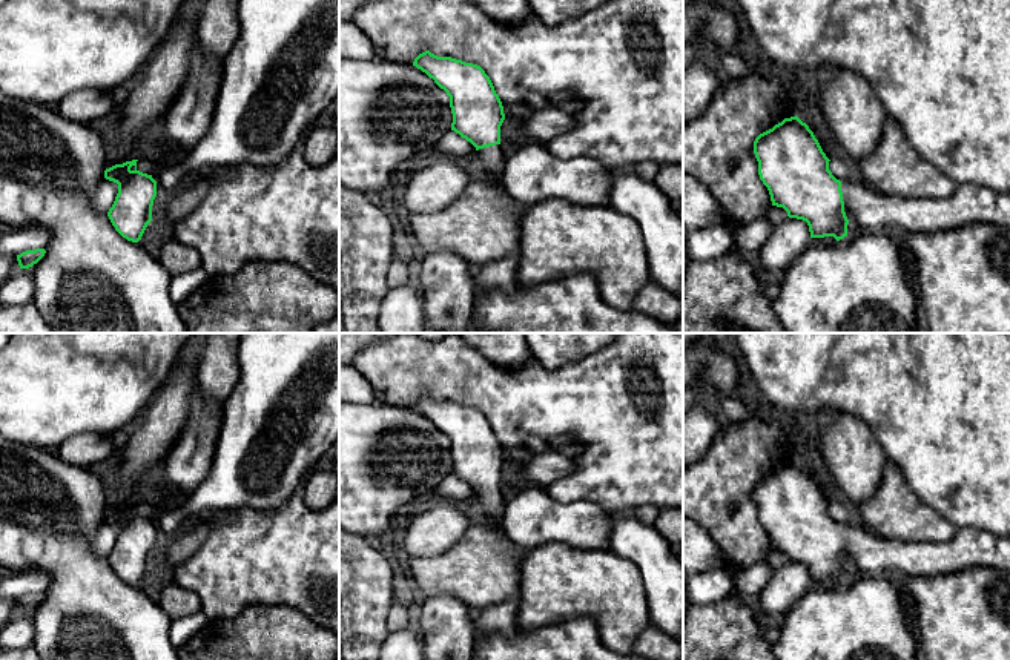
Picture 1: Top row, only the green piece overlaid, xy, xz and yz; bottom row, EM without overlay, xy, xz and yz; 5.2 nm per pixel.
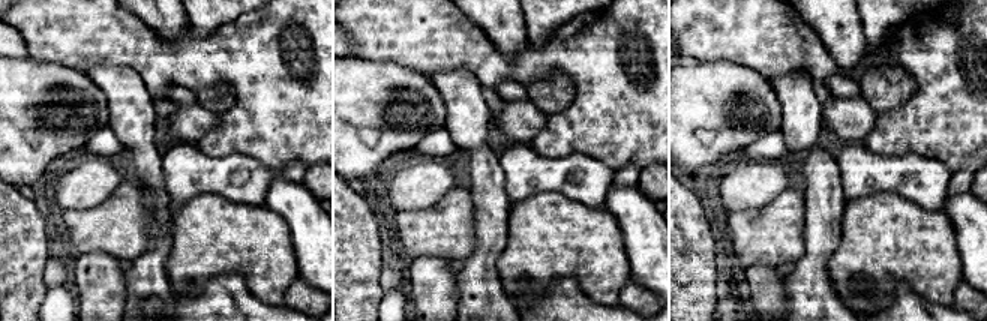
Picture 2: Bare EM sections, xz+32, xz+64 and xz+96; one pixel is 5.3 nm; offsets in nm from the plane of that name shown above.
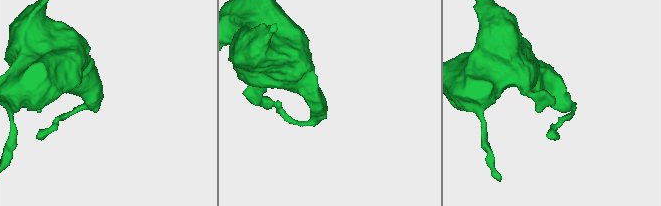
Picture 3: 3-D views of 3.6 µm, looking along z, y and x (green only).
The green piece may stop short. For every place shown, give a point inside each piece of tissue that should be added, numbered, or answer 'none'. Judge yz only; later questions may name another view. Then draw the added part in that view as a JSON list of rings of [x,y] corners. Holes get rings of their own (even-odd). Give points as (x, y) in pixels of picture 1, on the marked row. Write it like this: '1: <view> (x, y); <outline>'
1: yz (868, 211); [[[841,181],[846,216],[857,232],[898,226],[909,233],[959,229],[989,223],[1010,230],[1010,193],[984,186],[958,186],[947,200],[909,200],[883,195],[867,184]]]

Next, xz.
1: xz (493, 158); [[[502,144],[477,150],[477,155],[480,157],[484,164],[480,175],[500,187],[503,187],[503,170],[505,170],[507,153],[508,150]]]

